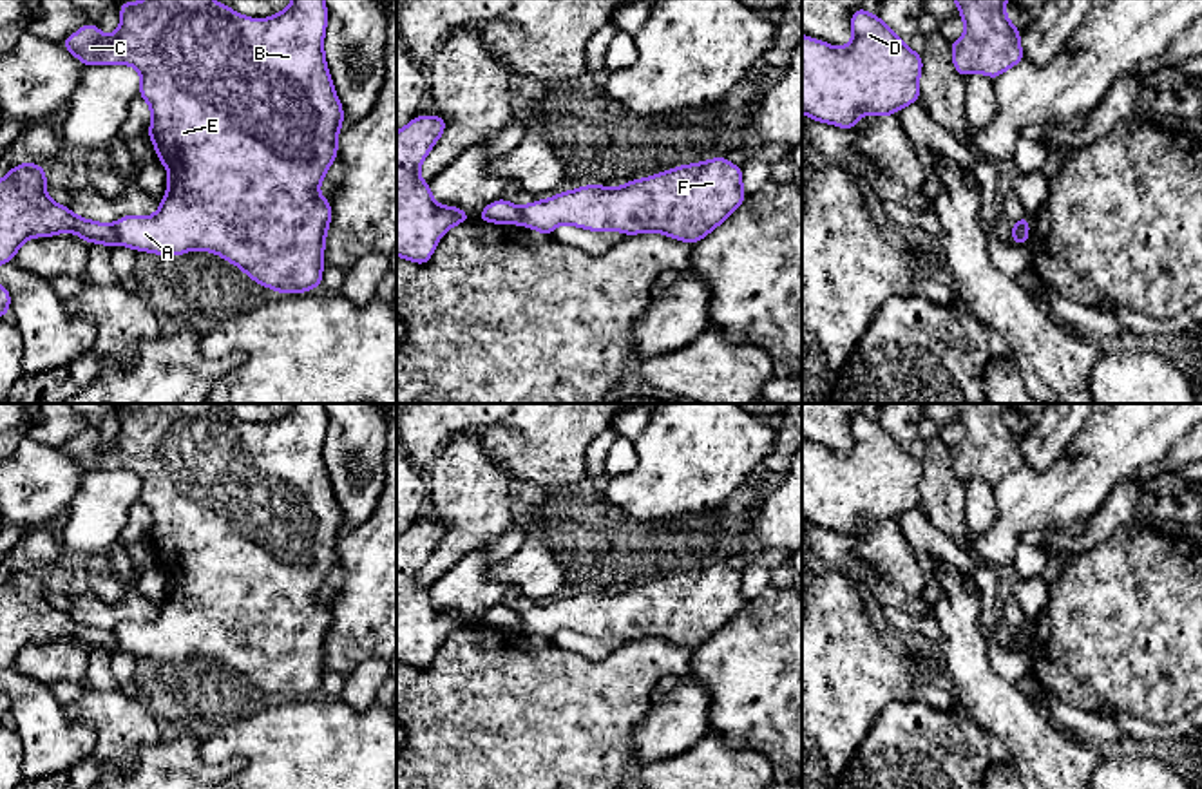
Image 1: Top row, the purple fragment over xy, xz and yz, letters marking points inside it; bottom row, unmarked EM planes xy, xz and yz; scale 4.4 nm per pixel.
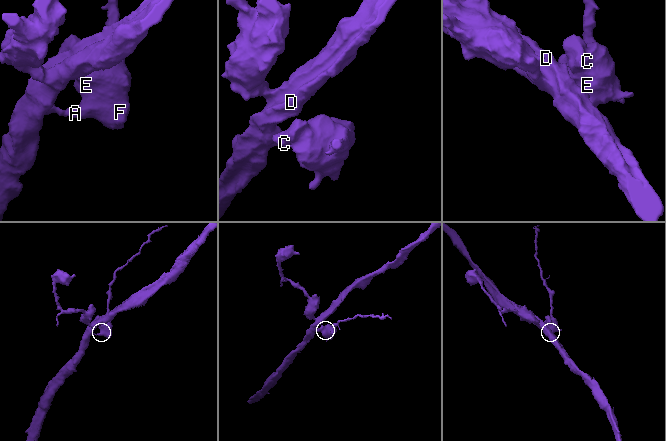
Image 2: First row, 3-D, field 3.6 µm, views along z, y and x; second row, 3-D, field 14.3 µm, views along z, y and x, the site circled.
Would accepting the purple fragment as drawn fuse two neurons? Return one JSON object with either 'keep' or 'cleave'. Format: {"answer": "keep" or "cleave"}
{"answer": "cleave"}

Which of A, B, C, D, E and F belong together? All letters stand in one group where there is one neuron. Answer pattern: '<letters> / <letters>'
A B C E F / D

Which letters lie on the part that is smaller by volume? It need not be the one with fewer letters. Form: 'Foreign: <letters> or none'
Foreign: A, B, C, E, F

